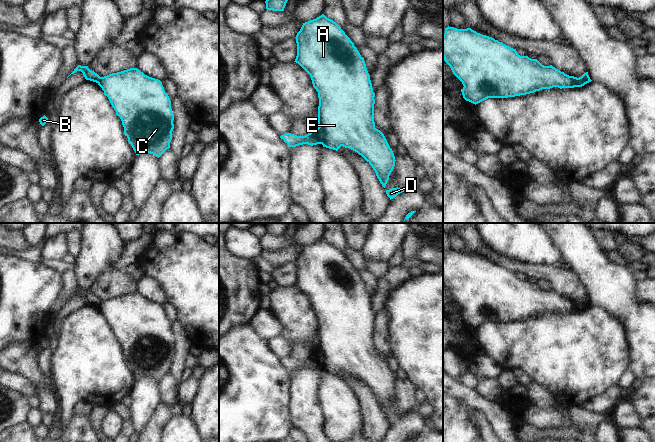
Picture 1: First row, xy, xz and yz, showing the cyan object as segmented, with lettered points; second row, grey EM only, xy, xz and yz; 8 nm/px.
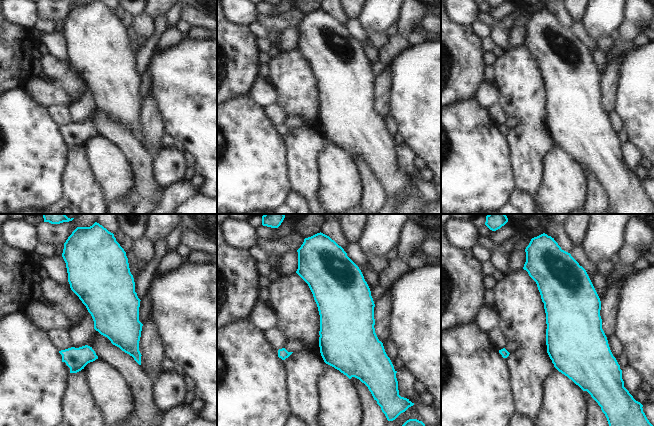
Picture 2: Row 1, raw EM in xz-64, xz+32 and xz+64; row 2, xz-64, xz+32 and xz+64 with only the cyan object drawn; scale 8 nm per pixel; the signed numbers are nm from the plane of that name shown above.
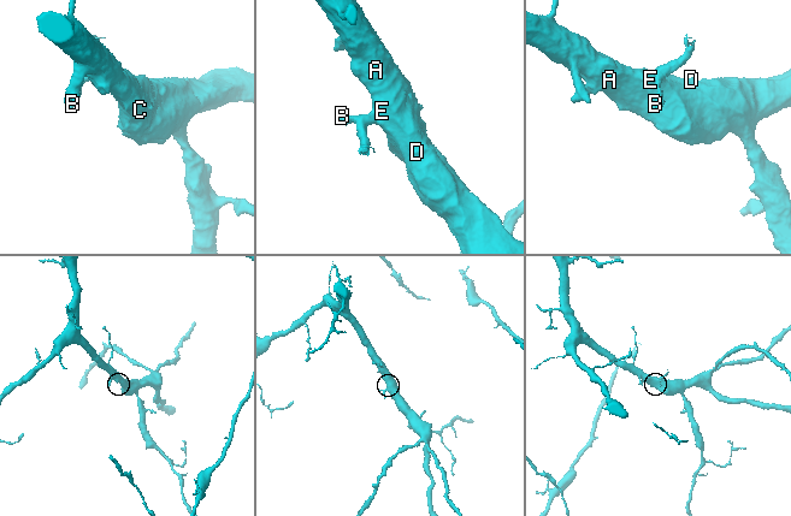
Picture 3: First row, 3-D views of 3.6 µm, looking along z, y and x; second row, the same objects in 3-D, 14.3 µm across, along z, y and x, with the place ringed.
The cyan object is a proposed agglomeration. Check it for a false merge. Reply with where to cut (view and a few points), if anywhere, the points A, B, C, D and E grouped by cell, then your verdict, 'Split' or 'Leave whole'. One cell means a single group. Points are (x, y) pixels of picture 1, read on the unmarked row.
Split along xz (318, 351), (322, 355), (322, 367). Groups: A C D E / B. Split.

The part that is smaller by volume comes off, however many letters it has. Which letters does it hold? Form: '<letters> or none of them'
B.

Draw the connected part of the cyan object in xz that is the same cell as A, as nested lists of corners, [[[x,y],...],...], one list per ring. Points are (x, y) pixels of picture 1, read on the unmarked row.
[[[324,238],[303,247],[295,262],[297,280],[294,286],[298,287],[310,299],[313,311],[318,316],[318,349],[323,355],[323,371],[338,375],[343,370],[357,376],[372,390],[377,402],[385,412],[396,384],[384,358],[375,352],[375,317],[364,282],[341,251]]]

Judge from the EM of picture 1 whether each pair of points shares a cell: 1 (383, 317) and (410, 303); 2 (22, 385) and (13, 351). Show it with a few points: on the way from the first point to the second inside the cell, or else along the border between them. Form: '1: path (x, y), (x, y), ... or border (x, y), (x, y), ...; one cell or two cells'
1: border (383, 309), (389, 317), (388, 338); two cells
2: border (10, 372), (24, 377), (31, 385), (34, 395); two cells

